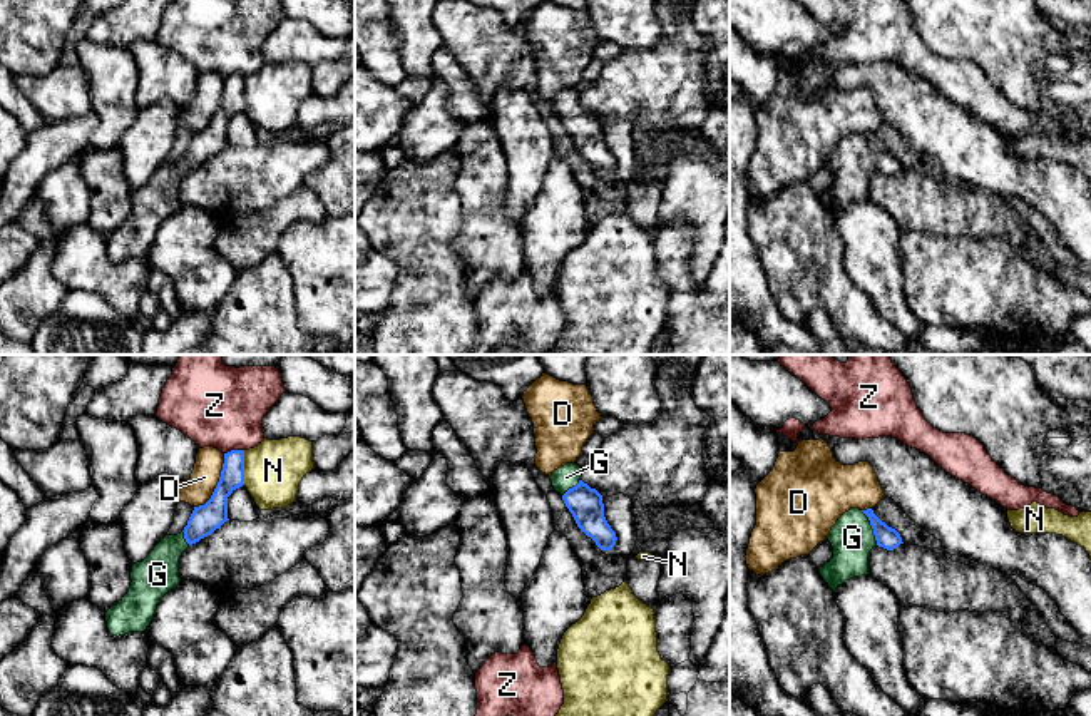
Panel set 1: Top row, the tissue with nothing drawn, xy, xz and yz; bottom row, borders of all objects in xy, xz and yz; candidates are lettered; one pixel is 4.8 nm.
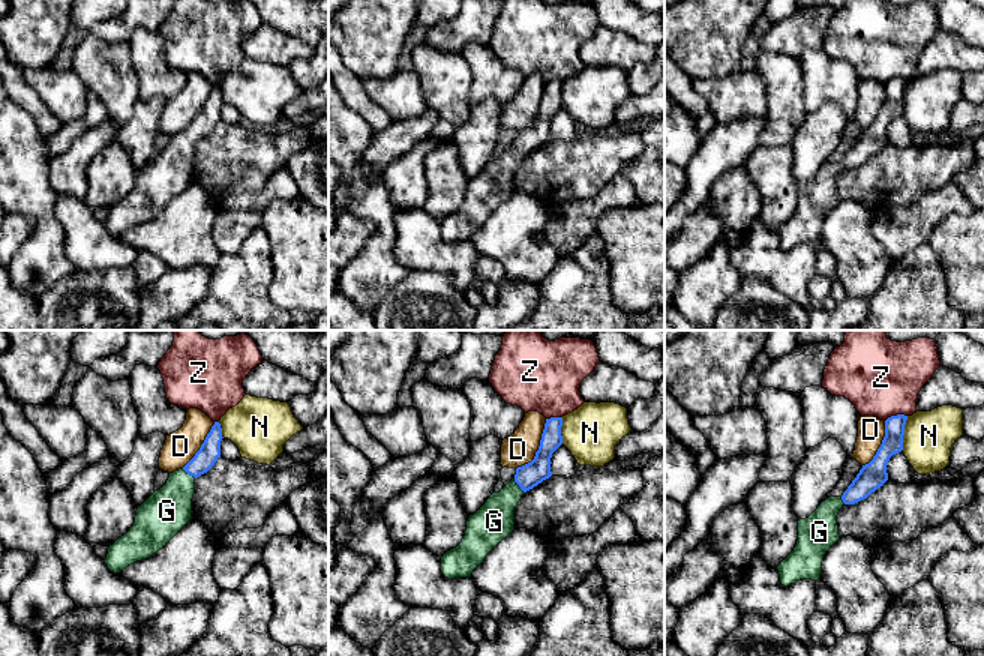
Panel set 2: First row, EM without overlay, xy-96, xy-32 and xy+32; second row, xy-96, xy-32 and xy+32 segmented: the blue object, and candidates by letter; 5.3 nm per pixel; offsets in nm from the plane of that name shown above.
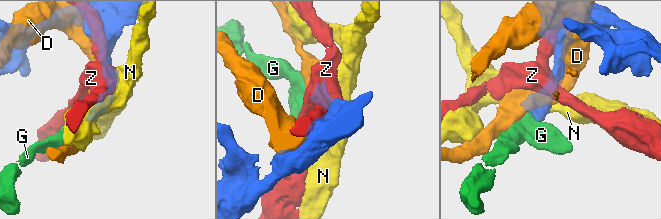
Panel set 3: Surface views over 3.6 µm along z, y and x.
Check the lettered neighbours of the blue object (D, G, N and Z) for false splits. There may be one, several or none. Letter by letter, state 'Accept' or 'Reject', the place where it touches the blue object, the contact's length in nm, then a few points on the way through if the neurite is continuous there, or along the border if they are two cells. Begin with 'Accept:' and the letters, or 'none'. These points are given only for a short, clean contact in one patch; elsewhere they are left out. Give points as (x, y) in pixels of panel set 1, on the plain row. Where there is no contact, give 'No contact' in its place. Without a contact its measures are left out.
Accept: G
D: Reject. Touches blue at xy (218, 109). Shared border 300 nm
G: Accept. Touches blue at yz (872, 153). Shared border 190 nm. Path across: yz (887, 163), (872, 153), (859, 156), (852, 163)
N: Reject. Touches blue at xy (243, 92). Shared border 170 nm. Boundary: xy (243, 76), (245, 109)
Z: Reject. Touches blue at xy (233, 76). Shared border 100 nm

